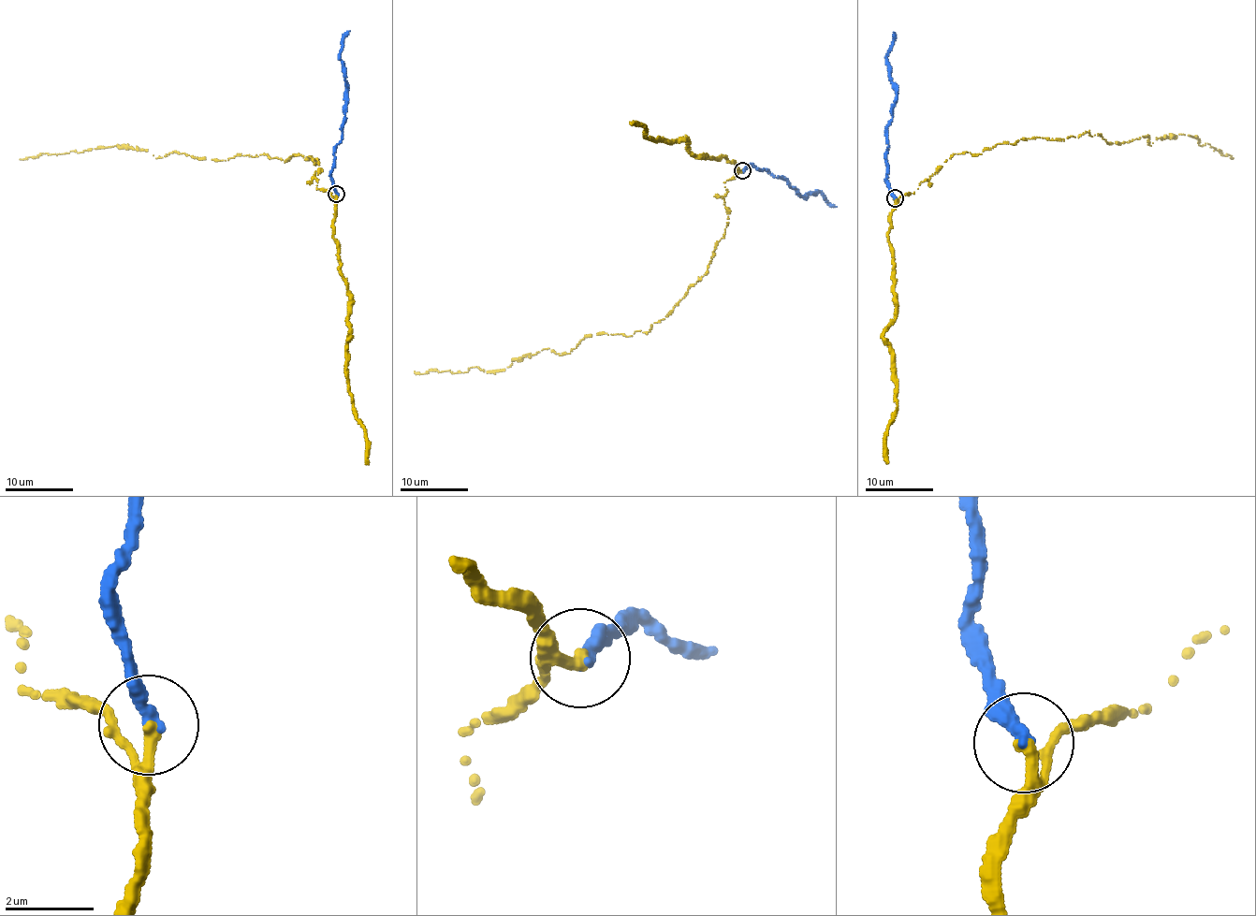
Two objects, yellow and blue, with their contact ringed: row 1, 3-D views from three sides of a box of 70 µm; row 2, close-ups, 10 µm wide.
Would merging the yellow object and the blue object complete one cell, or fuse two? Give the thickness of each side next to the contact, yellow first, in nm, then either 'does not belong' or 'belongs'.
calibres 220 and 320 nm; belongs

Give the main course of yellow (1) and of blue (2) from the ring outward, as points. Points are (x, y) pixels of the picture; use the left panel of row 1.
1: (337, 194), (316, 188), (310, 156), (198, 159), (173, 152), (156, 158), (112, 146), (20, 159)
2: (337, 194), (331, 167), (334, 147), (341, 140), (345, 101), (340, 49), (343, 36), (350, 31)

